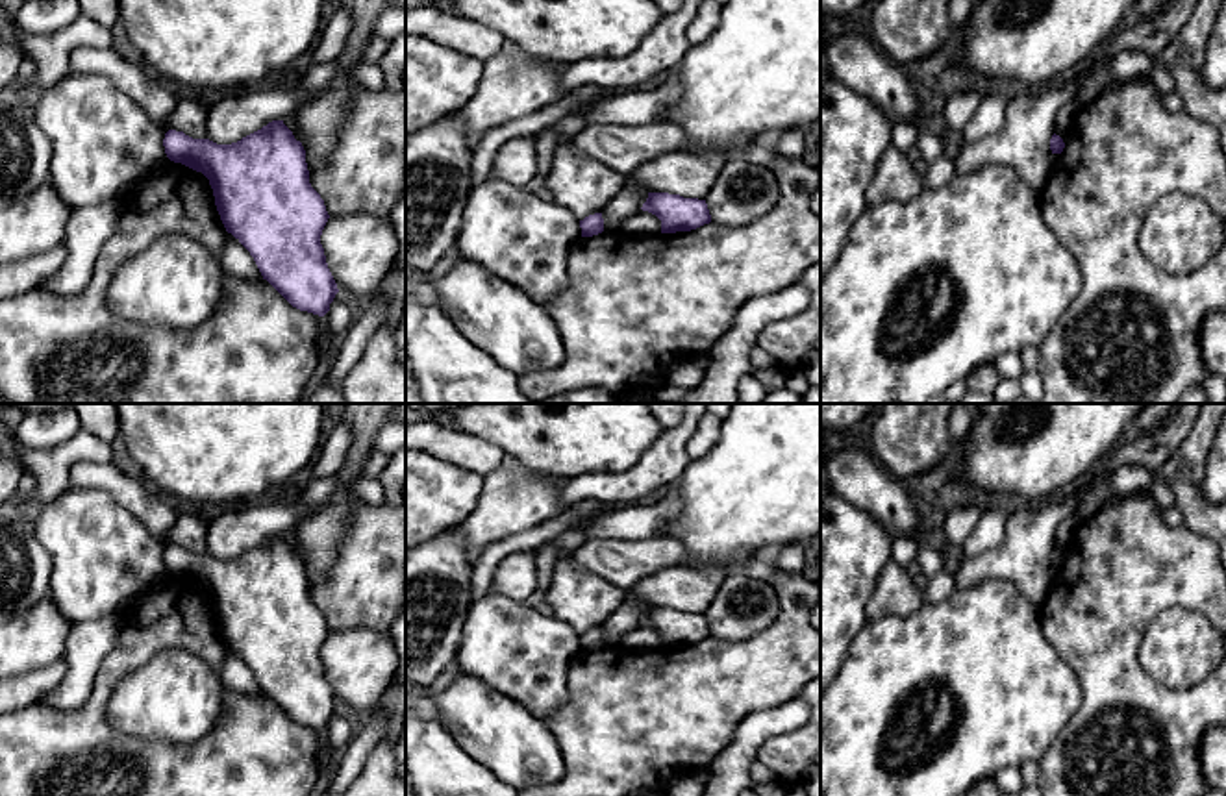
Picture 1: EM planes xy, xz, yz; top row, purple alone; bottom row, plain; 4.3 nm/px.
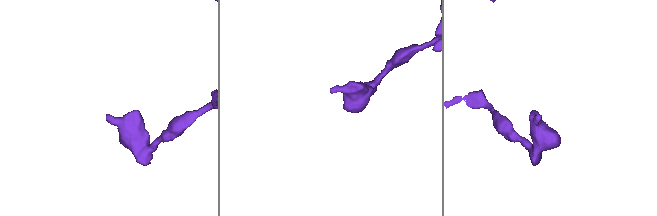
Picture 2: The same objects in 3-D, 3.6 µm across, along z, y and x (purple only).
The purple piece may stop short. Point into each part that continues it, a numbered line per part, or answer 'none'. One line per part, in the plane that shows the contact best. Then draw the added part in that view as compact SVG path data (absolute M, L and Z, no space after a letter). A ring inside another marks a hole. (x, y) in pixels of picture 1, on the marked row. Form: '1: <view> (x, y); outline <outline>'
none

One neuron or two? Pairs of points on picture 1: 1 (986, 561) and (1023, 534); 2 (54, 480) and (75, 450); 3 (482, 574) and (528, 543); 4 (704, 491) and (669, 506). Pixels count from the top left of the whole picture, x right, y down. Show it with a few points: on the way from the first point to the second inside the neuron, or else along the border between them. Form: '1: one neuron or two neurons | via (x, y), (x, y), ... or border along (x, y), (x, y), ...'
1: one neuron | via (995, 561), (1013, 543)
2: one neuron | via (54, 472), (67, 458)
3: one neuron | via (489, 561), (504, 547), (515, 543)
4: two neurons | border along (675, 484), (678, 511), (658, 535)

